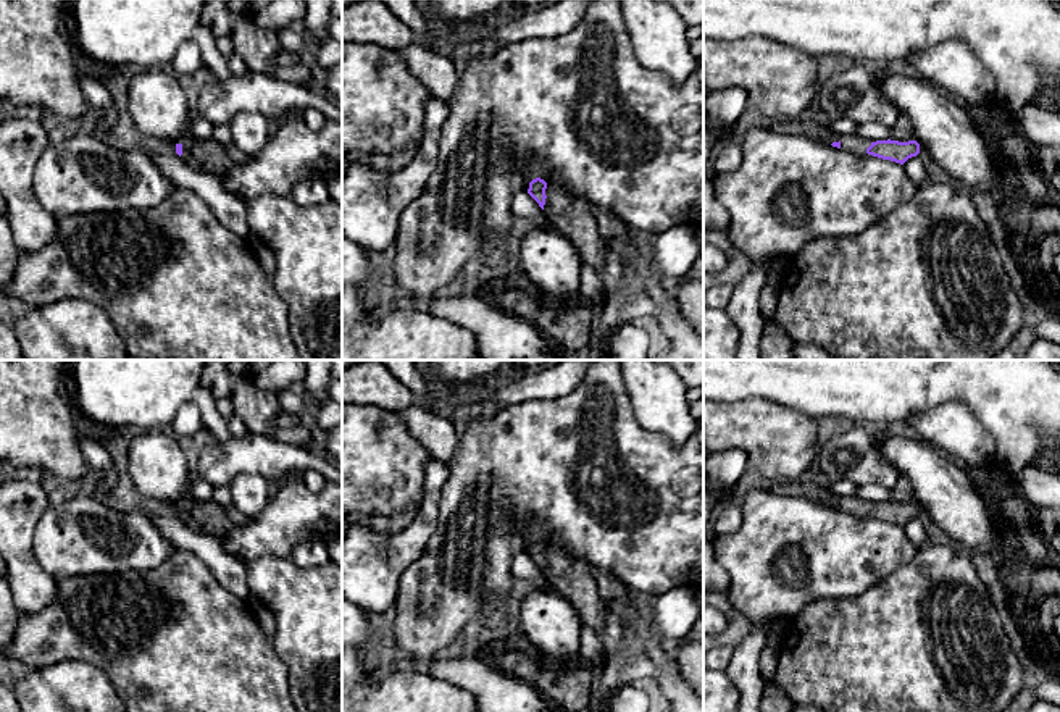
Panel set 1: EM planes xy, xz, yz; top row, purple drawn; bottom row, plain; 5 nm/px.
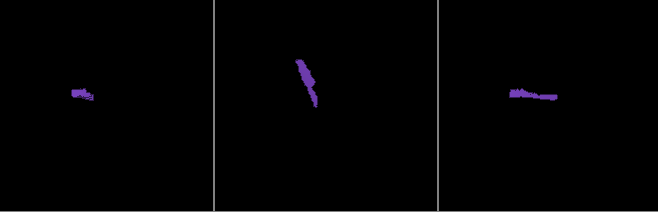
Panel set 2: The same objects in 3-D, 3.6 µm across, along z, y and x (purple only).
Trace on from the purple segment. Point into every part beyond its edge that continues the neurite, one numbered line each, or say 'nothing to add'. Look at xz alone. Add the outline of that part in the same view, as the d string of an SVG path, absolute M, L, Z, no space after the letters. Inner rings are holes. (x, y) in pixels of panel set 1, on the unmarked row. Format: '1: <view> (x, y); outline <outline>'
1: xz (571, 577); outline M558 542L547 547L545 557L544 578L573 605L582 625L599 635L602 631L602 609L607 602L600 597L589 563L571 555Z

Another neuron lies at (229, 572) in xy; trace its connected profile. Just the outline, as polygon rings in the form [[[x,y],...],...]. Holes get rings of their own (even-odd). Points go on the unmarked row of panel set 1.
[[[158,513],[148,517],[161,536],[171,541],[176,549],[200,557],[229,593],[244,601],[250,597],[245,563],[227,554],[218,538],[192,530],[181,518]]]

